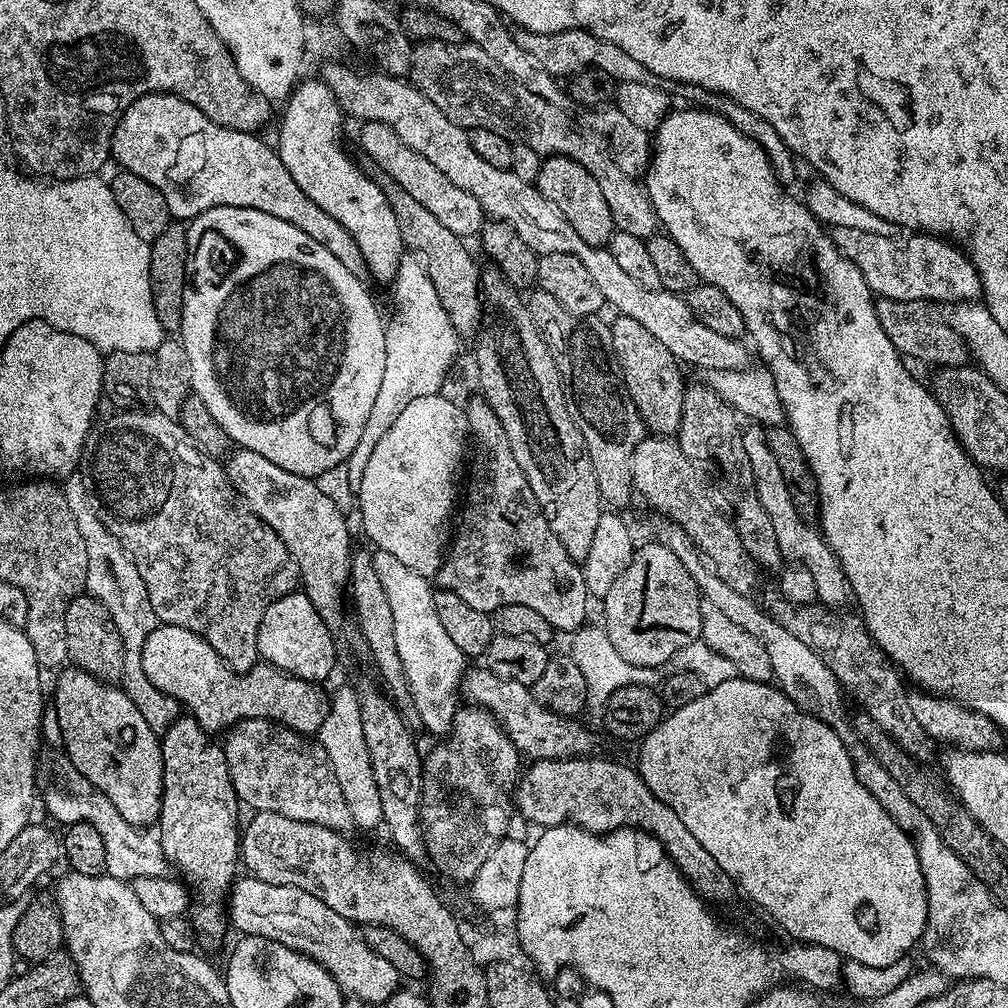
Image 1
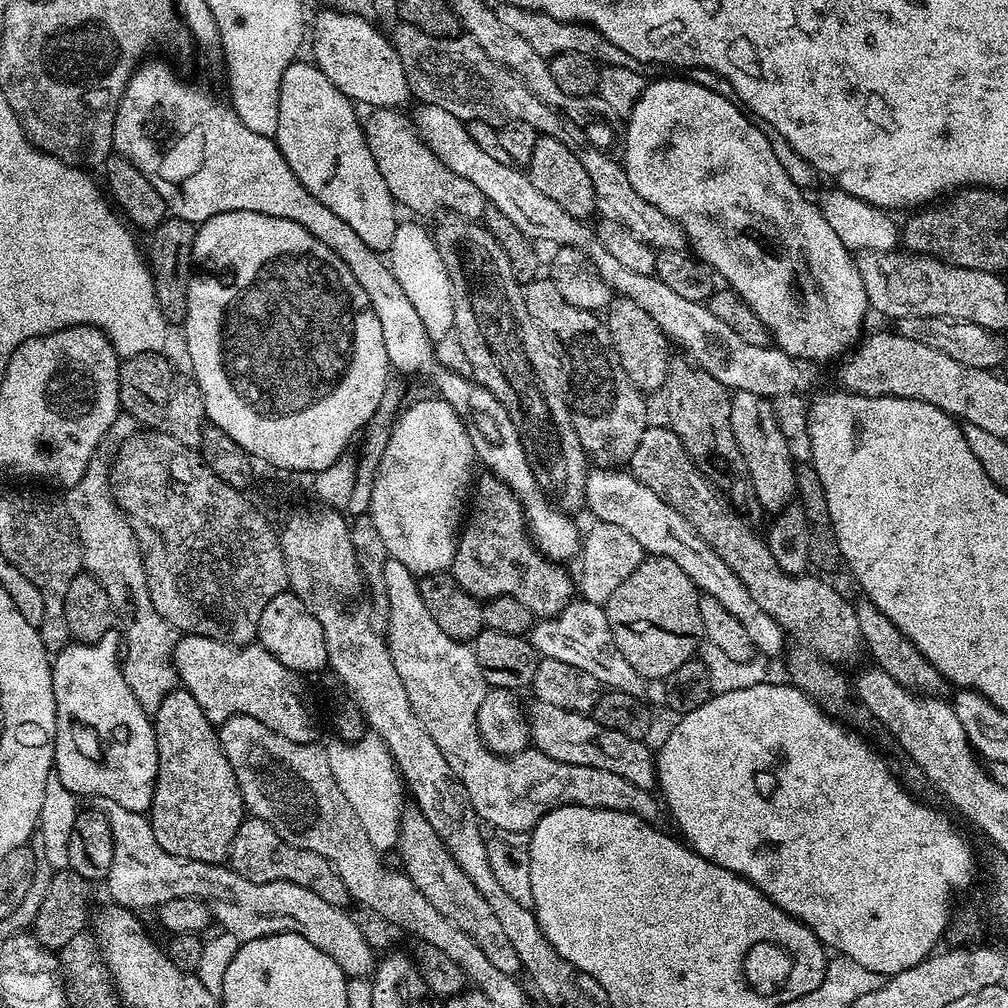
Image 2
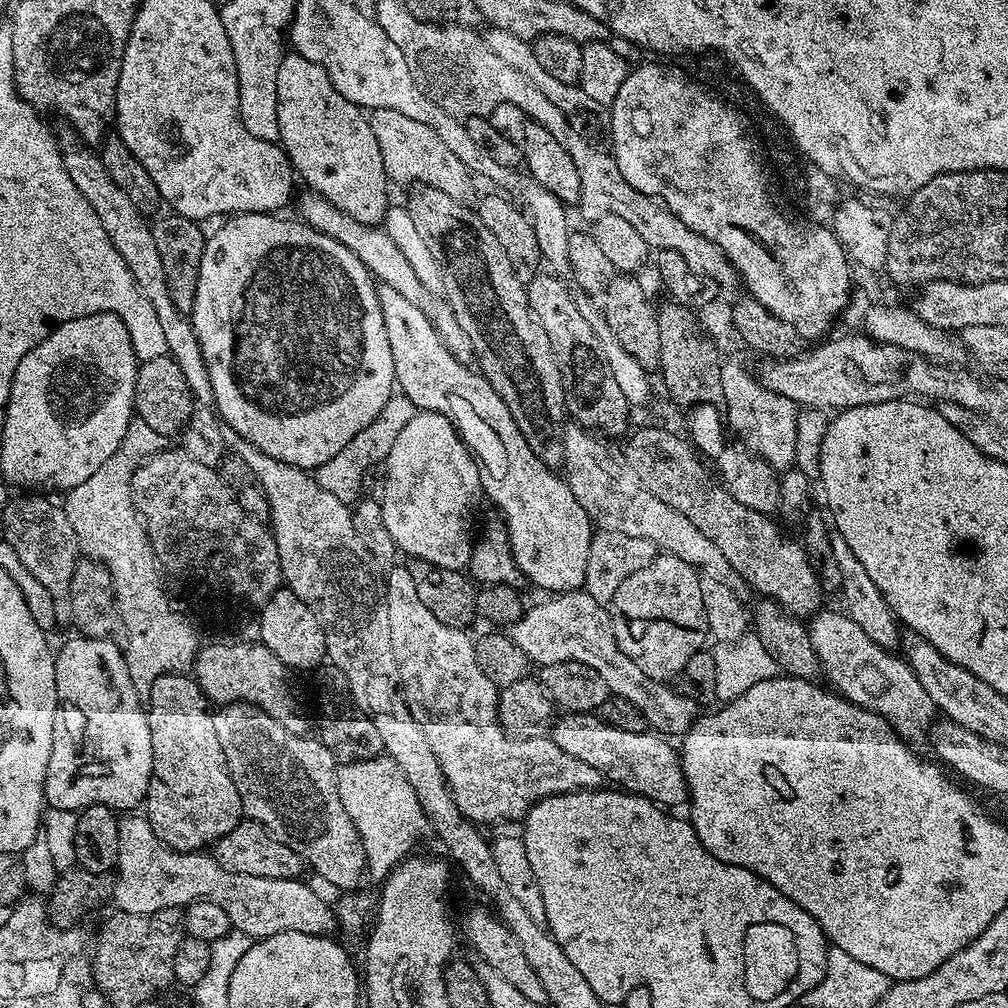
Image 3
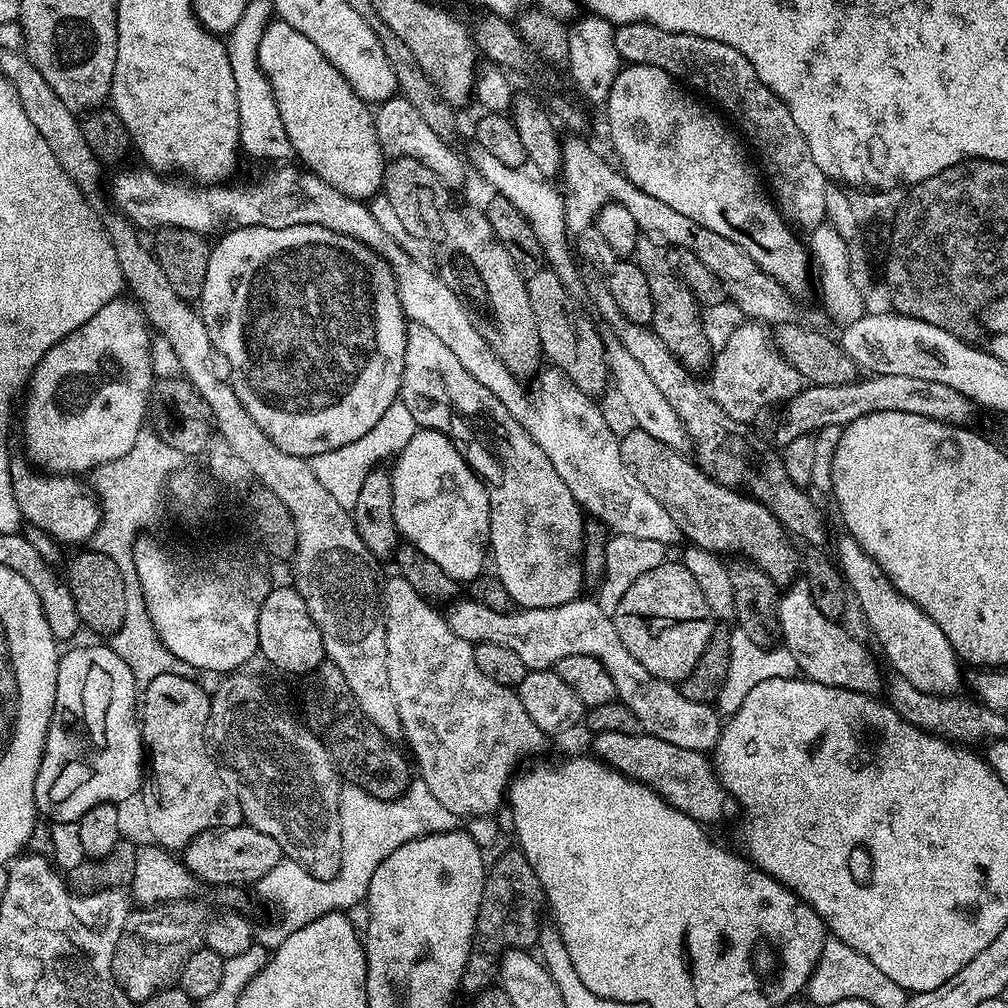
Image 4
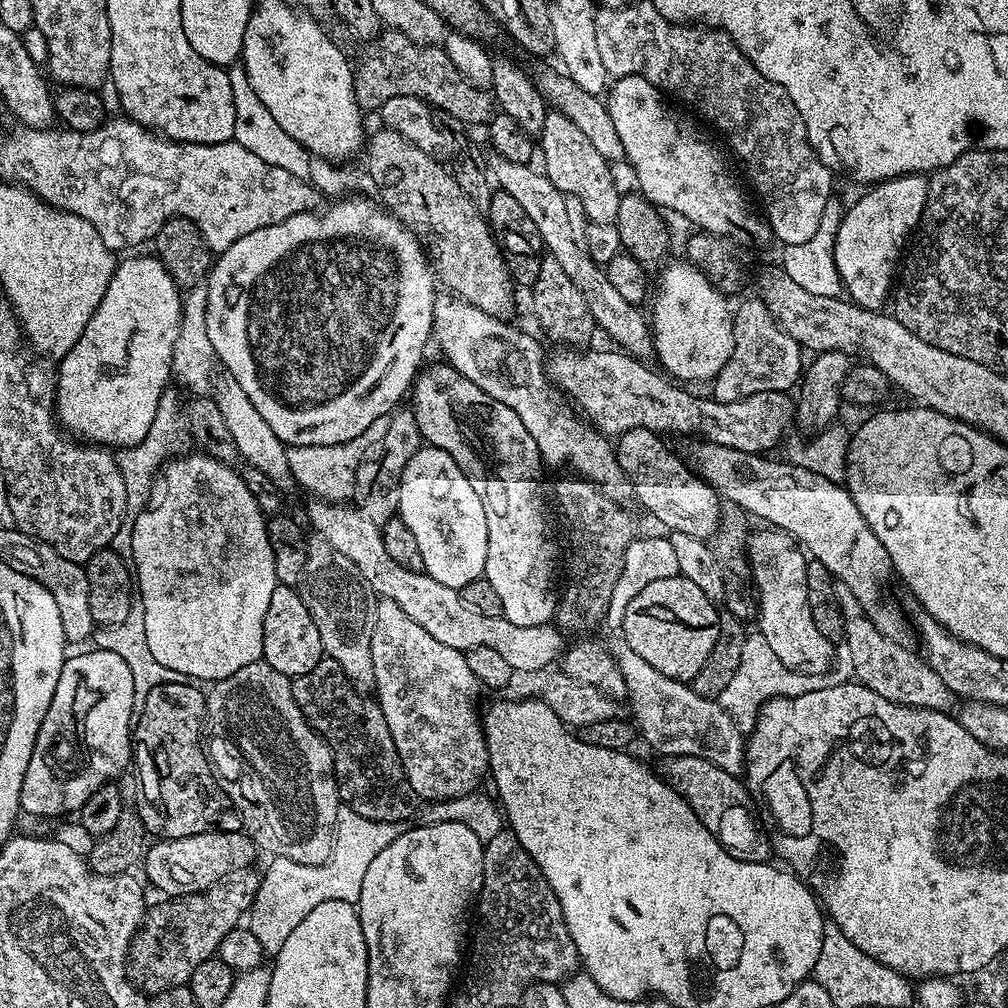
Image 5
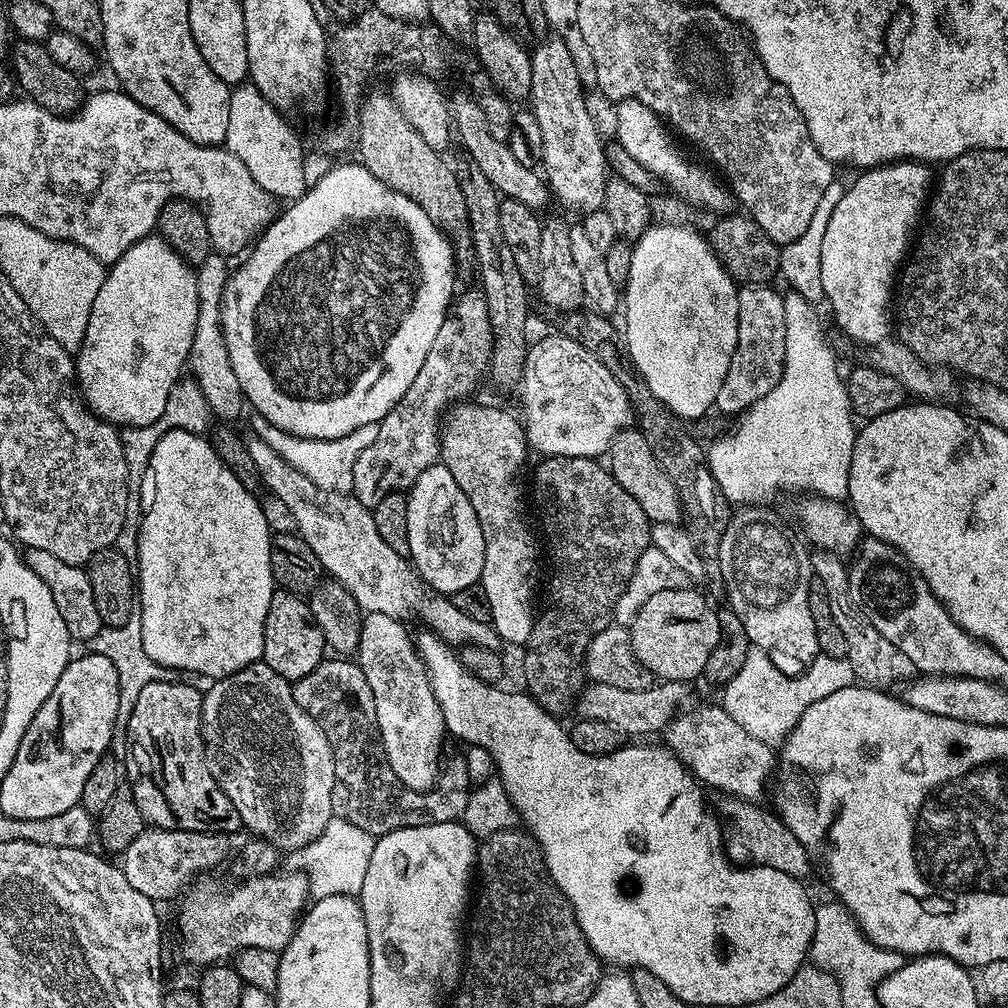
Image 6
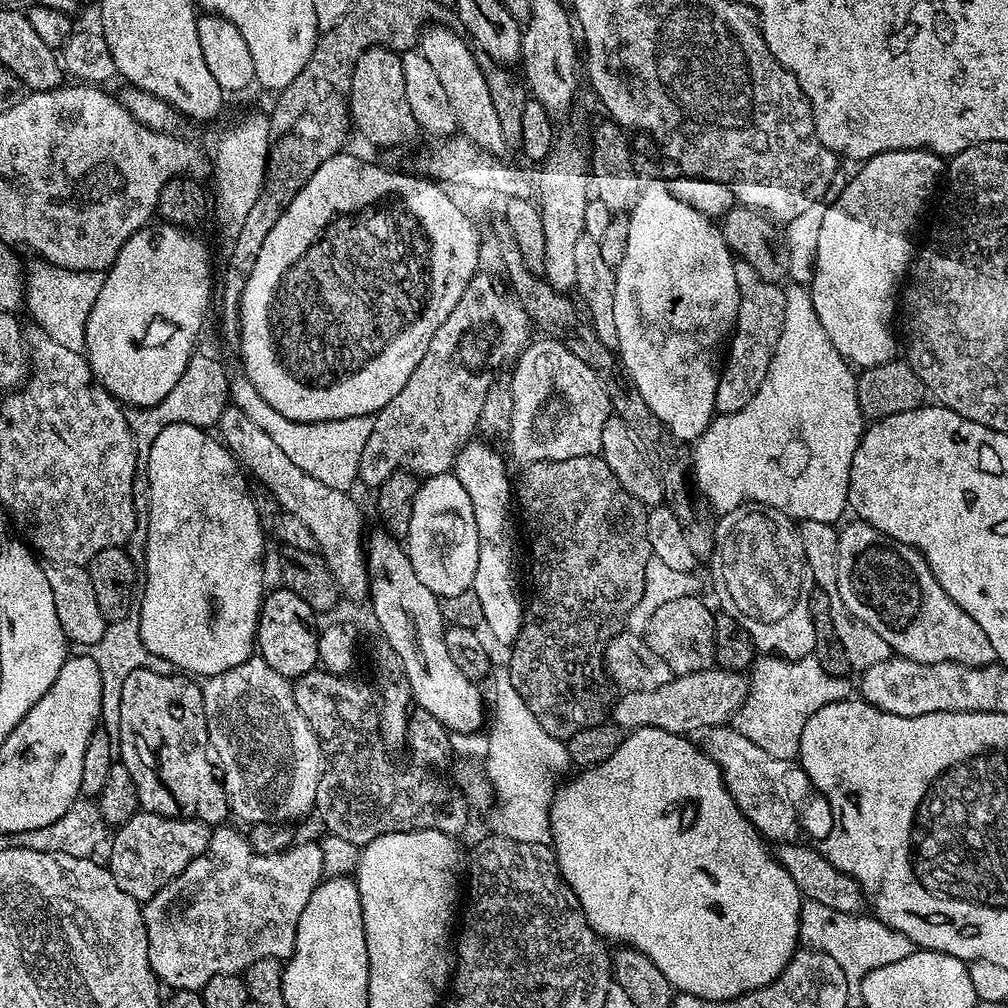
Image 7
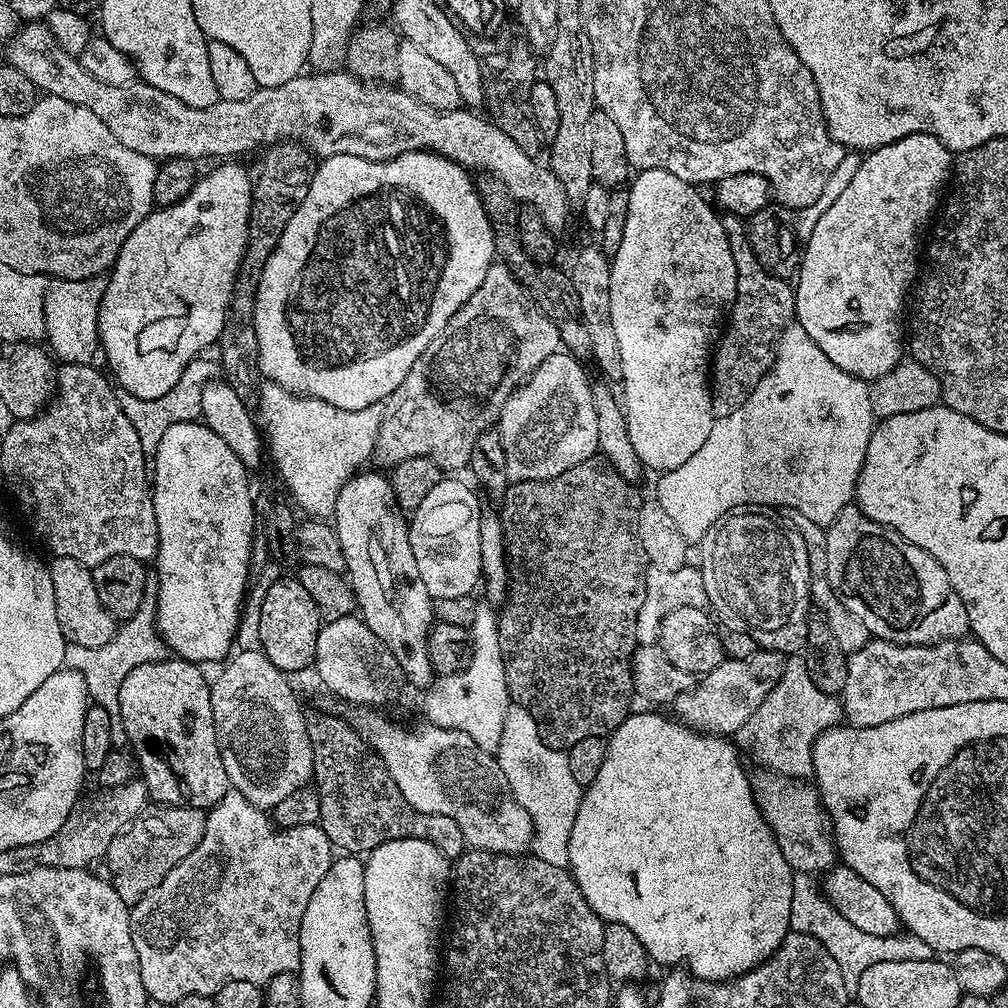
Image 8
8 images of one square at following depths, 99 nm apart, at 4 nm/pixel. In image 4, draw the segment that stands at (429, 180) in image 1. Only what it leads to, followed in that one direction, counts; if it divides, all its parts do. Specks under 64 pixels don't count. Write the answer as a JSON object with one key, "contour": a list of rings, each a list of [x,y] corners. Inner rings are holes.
{"contour":[[[394,95],[375,109],[374,130],[378,134],[380,149],[383,150],[385,157],[414,158],[418,162],[422,162],[422,166],[426,166],[426,170],[434,170],[434,174],[438,174],[438,178],[449,188],[459,189],[459,184],[464,180],[465,157],[461,153],[459,156],[453,145],[442,142],[442,138],[438,138],[438,134],[434,134],[434,130],[430,130],[430,125],[419,116],[418,110],[414,110],[414,106],[410,106],[410,102],[406,102],[404,96]]]}

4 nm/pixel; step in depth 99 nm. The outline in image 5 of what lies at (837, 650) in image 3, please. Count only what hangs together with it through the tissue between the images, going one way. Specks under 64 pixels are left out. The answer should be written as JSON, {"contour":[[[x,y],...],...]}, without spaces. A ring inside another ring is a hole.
{"contour":[[[760,526],[760,529],[755,532],[756,529],[747,537],[746,555],[750,580],[758,597],[759,635],[766,638],[770,650],[774,650],[774,654],[778,654],[778,658],[787,668],[793,668],[796,672],[804,672],[808,676],[822,676],[831,669],[834,659],[834,644],[818,631],[818,626],[814,626],[806,590],[806,566],[808,565],[806,553],[796,543],[795,538],[789,532],[782,531],[781,528]]]}

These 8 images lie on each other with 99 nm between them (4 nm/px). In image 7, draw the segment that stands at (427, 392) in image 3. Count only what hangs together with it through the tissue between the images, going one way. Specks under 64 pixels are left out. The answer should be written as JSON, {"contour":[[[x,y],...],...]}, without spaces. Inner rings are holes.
{"contour":[[[480,438],[469,439],[456,456],[454,474],[458,482],[462,482],[462,490],[470,494],[474,526],[478,526],[478,570],[474,570],[471,591],[476,592],[482,602],[487,635],[510,646],[522,630],[526,600],[523,595],[520,597],[520,580],[516,577],[518,528],[514,523],[514,484],[510,476],[508,480],[508,468],[503,458],[491,446]]]}

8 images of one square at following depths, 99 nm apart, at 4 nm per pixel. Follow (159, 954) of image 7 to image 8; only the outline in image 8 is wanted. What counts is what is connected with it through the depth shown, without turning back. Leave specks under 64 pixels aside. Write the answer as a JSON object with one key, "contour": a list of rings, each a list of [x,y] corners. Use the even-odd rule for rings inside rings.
{"contour":[[[229,790],[216,805],[206,812],[206,830],[202,830],[202,842],[162,878],[154,890],[150,890],[137,904],[131,905],[132,937],[134,938],[134,950],[138,950],[138,970],[142,974],[142,986],[146,990],[149,1001],[160,1004],[175,1004],[182,998],[191,996],[215,997],[216,992],[227,980],[234,982],[254,982],[261,986],[267,985],[270,978],[287,972],[299,973],[300,970],[300,927],[302,926],[302,914],[306,914],[306,905],[318,890],[318,882],[322,882],[326,870],[330,870],[334,859],[334,846],[330,838],[320,829],[319,823],[306,826],[294,826],[293,828],[278,828],[272,823],[272,817],[267,811],[251,804],[242,794],[235,790]]]}

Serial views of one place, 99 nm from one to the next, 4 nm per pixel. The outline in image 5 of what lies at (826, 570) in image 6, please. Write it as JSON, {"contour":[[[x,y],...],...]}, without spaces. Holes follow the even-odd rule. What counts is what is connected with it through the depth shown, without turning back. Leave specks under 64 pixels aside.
{"contour":[[[834,583],[834,594],[838,598],[838,606],[844,619],[843,643],[850,650],[853,677],[874,690],[874,694],[890,698],[890,702],[905,704],[911,708],[932,708],[935,712],[951,713],[958,697],[950,690],[950,686],[946,686],[946,682],[942,682],[942,678],[938,678],[938,674],[934,674],[934,670],[923,657],[917,653],[915,656],[903,648],[897,639],[883,636],[862,610],[858,598],[854,598],[854,594],[850,594],[844,584]]]}

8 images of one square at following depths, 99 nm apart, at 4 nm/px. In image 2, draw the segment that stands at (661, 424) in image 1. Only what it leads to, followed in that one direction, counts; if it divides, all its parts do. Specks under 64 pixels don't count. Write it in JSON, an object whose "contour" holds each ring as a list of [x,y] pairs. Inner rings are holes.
{"contour":[[[616,298],[606,309],[606,323],[612,345],[618,354],[618,362],[622,362],[622,370],[626,370],[630,382],[641,393],[659,393],[668,381],[670,341],[658,326],[658,322],[654,322],[654,318],[650,318],[650,314],[646,314],[646,310],[638,306],[638,302]]]}

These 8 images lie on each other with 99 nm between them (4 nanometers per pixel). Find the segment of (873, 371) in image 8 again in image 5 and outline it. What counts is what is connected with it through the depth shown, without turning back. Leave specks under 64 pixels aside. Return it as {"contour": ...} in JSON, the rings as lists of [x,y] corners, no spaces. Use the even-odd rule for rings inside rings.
{"contour":[[[895,176],[892,180],[881,180],[879,184],[871,185],[865,192],[868,192],[865,196],[847,205],[838,226],[833,258],[847,299],[862,308],[876,310],[887,296],[889,299],[906,241],[915,233],[922,218],[928,176]]]}

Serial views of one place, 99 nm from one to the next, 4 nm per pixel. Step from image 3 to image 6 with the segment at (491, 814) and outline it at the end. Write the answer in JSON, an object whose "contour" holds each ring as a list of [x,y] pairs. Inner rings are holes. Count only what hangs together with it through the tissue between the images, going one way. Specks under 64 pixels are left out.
{"contour":[[[369,612],[362,622],[360,644],[354,653],[362,674],[366,674],[366,682],[370,682],[370,694],[374,694],[374,710],[380,731],[380,744],[384,747],[386,758],[390,762],[390,770],[398,774],[398,778],[410,790],[427,793],[436,784],[436,775],[440,772],[440,747],[444,744],[446,729],[442,710],[432,693],[428,681],[428,671],[420,661],[416,652],[413,637],[408,636],[405,625],[394,616]]]}

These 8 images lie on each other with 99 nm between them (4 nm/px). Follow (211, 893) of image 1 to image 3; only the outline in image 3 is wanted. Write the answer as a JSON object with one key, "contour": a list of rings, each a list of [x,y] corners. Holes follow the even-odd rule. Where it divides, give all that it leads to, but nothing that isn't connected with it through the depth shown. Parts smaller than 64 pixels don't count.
{"contour":[[[171,672],[158,678],[146,693],[146,711],[152,747],[152,781],[146,797],[146,815],[150,826],[160,841],[173,852],[207,849],[230,834],[230,830],[234,830],[234,826],[238,826],[244,816],[238,786],[234,786],[226,754],[222,754],[222,745],[214,730],[214,712],[210,701],[191,675]]]}

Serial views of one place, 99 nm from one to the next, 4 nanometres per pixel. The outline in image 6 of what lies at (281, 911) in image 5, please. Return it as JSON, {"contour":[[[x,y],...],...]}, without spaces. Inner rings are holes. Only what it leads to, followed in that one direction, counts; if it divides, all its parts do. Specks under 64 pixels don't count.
{"contour":[[[333,816],[326,830],[322,830],[313,844],[287,853],[286,864],[289,869],[304,874],[308,879],[308,891],[316,900],[331,896],[359,897],[362,882],[366,882],[366,869],[370,866],[370,854],[376,842],[377,837],[366,830],[358,830],[358,826],[346,822],[341,816]]]}

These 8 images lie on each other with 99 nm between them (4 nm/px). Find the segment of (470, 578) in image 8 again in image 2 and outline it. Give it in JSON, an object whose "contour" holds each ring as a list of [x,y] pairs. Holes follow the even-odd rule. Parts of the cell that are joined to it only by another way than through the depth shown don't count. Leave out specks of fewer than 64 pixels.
{"contour":[[[439,398],[420,400],[417,404],[410,405],[400,417],[398,416],[395,417],[395,420],[397,419],[396,424],[393,423],[391,425],[390,442],[386,442],[386,454],[382,454],[380,465],[378,466],[378,474],[374,478],[374,494],[370,497],[368,515],[372,517],[374,526],[378,526],[378,535],[381,536],[382,543],[386,545],[389,557],[402,562],[402,566],[406,566],[406,570],[416,573],[417,577],[428,576],[432,572],[448,572],[454,562],[458,533],[461,531],[462,521],[466,516],[466,501],[469,499],[470,489],[474,484],[472,467],[477,467],[478,464],[476,448],[472,445],[472,432],[464,417],[458,415],[448,403]]]}

